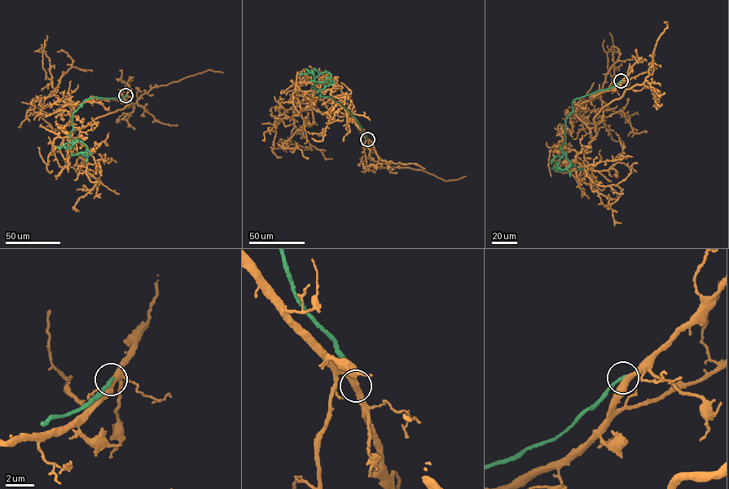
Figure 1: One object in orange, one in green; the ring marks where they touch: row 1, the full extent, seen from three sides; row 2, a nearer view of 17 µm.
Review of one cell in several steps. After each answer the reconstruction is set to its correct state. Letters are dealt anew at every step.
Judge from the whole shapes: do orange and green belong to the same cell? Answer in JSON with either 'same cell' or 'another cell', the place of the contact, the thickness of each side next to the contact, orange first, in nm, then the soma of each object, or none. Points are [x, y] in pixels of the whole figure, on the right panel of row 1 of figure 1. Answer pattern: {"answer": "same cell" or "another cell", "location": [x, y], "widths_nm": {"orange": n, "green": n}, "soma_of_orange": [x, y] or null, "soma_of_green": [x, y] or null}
{"answer": "another cell", "location": [621, 80], "widths_nm": {"orange": 400, "green": 240}, "soma_of_orange": null, "soma_of_green": null}

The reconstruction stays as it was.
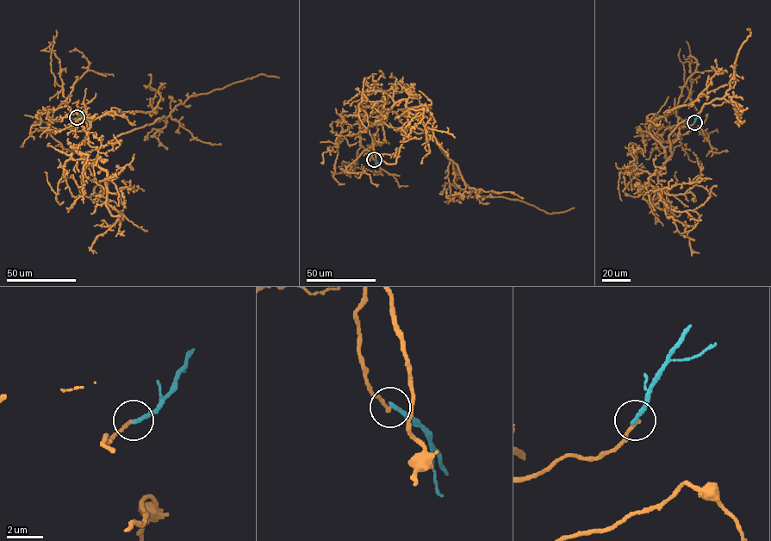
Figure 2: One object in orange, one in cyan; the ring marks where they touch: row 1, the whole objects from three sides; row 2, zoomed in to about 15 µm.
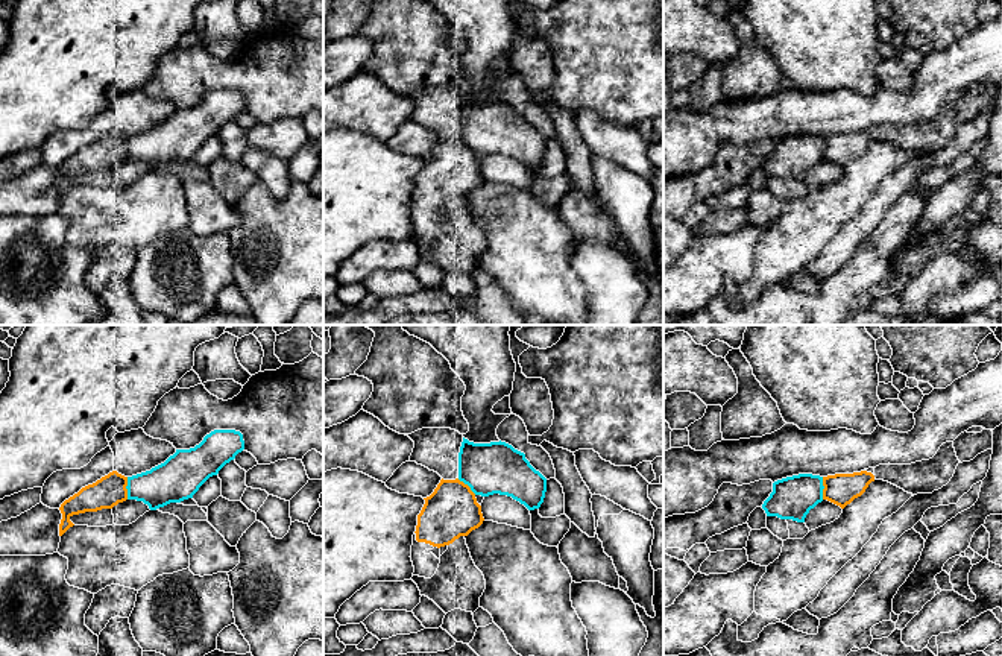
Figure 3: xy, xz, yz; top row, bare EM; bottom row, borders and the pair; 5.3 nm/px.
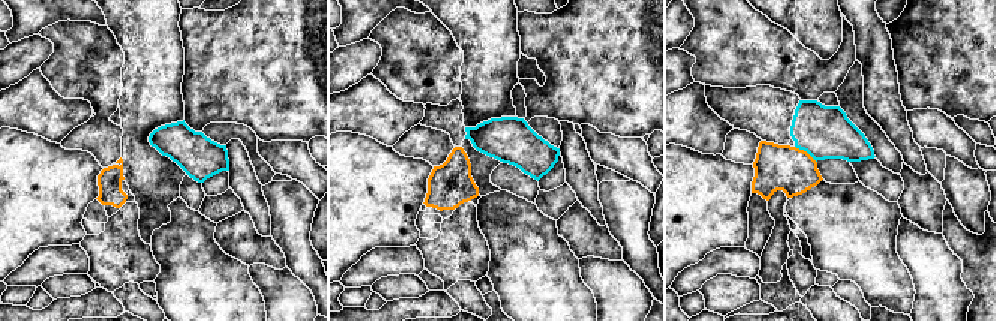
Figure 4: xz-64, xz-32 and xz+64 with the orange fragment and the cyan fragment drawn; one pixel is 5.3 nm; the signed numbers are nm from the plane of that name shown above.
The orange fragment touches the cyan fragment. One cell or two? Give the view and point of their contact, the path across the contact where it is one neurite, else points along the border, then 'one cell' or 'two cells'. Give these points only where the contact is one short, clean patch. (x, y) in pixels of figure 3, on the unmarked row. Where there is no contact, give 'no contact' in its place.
contact xy (125, 148); two cells

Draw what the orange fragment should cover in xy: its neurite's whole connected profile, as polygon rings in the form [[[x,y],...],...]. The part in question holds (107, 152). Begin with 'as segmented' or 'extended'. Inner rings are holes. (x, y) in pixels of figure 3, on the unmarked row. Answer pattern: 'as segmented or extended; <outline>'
as segmented; [[[117,131],[109,132],[93,144],[82,147],[77,153],[65,159],[59,170],[62,179],[59,184],[59,196],[62,196],[74,184],[70,181],[73,175],[85,172],[97,172],[112,169],[118,162],[128,159],[128,137]]]

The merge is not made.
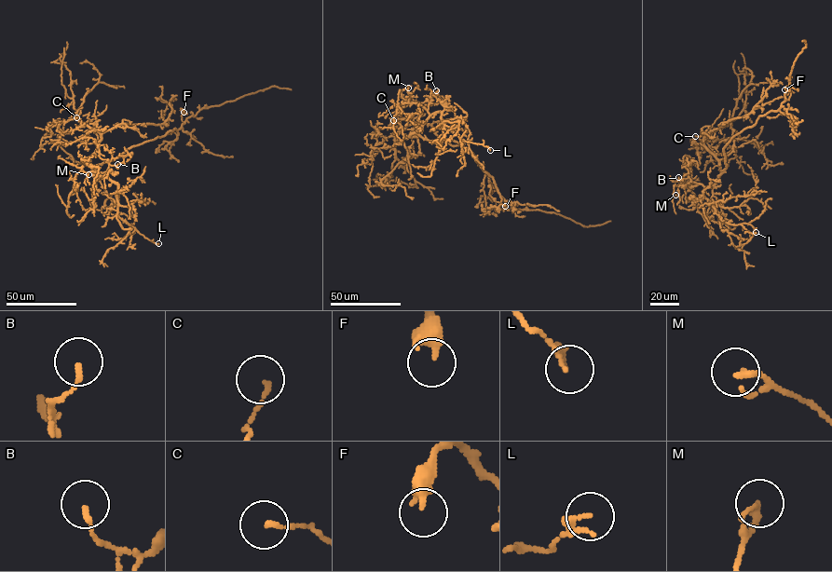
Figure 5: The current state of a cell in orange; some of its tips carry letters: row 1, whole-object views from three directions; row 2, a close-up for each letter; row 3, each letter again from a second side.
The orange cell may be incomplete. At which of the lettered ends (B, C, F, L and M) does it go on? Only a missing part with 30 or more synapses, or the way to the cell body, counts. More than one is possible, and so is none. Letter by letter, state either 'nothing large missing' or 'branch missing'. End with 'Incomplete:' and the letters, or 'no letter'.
B: nothing large missing
C: nothing large missing
F: nothing large missing
L: nothing large missing
M: nothing large missing
Incomplete: no letter

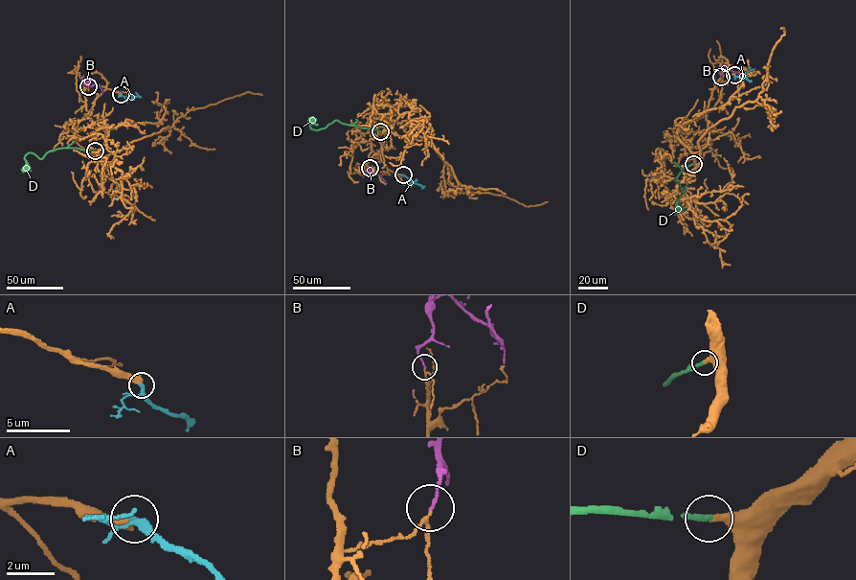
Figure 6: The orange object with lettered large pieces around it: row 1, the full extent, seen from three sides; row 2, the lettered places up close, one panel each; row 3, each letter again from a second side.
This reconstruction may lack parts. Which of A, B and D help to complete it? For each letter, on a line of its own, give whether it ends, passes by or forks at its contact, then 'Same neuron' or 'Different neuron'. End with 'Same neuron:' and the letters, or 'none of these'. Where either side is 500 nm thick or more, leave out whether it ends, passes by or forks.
A: It passes by. Same neuron
B: It ends there. Different neuron
D: It ends there. Same neuron
Same neuron: A, D

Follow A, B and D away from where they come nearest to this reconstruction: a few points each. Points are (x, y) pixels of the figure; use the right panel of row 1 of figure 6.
A: (734, 75), (742, 76), (750, 69), (749, 66)
B: (721, 77), (723, 69), (730, 75), (730, 69), (741, 77)
D: (693, 163), (683, 169), (675, 179), (682, 191), (686, 191), (686, 186), (677, 203), (684, 209)

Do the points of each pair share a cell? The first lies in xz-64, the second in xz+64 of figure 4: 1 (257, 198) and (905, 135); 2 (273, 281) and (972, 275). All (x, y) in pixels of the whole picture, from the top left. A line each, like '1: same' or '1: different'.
1: same
2: different

